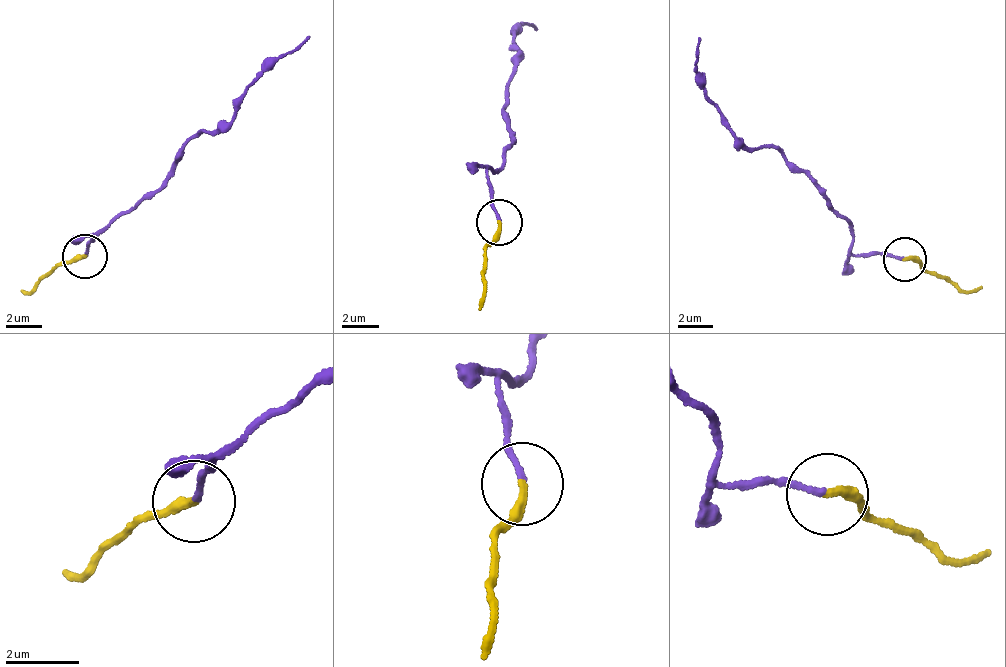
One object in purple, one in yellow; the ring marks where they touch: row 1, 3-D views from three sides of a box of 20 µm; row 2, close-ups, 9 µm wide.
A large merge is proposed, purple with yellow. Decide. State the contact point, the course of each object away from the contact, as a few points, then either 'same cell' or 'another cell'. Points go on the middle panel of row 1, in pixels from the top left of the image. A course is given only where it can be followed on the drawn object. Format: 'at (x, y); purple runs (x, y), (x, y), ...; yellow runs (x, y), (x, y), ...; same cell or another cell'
at (499, 222); purple runs (500, 221), (488, 172), (501, 166), (514, 135), (504, 106), (516, 54), (512, 32), (523, 24), (538, 29); yellow runs (500, 221), (484, 251), (480, 309); same cell

